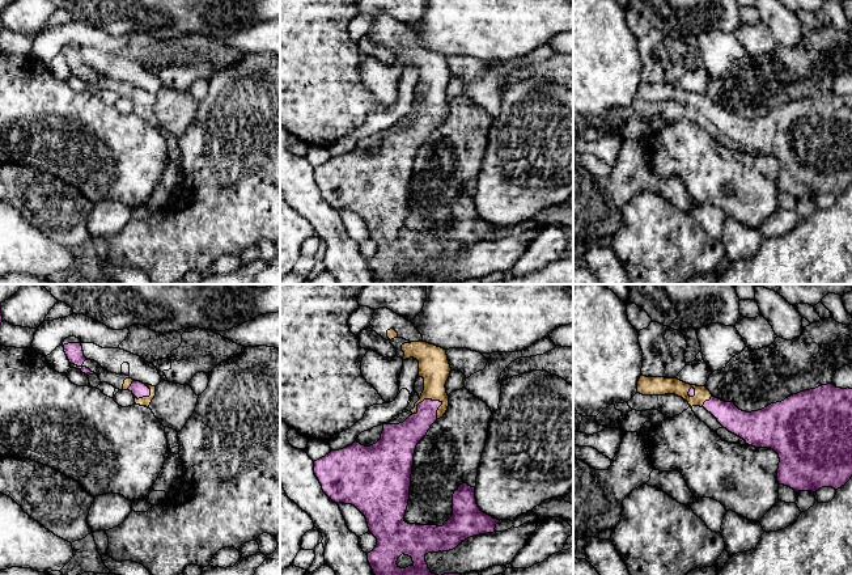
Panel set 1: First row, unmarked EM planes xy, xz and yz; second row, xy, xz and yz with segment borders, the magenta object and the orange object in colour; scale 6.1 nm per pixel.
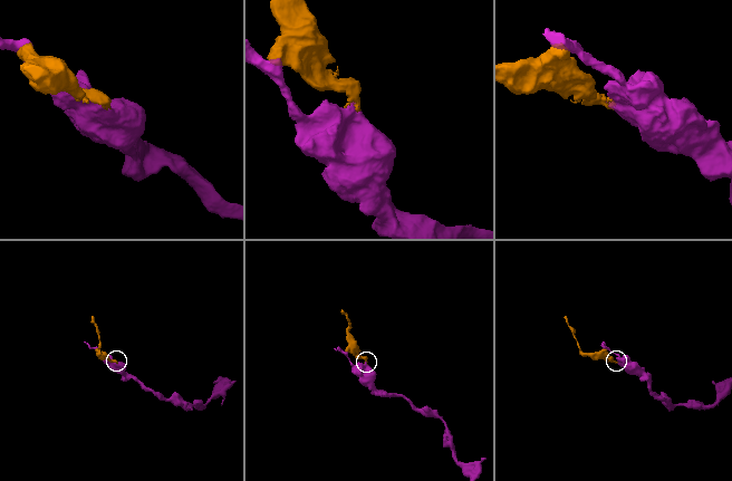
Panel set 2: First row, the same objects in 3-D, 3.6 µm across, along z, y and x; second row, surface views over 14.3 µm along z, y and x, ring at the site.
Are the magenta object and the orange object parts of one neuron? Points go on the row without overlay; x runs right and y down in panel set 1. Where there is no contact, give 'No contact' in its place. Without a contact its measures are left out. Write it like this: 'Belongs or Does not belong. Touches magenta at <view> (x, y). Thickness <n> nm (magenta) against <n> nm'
Belongs. Touches magenta at xz (424, 106). Thickness 170 nm (magenta) against 190 nm

